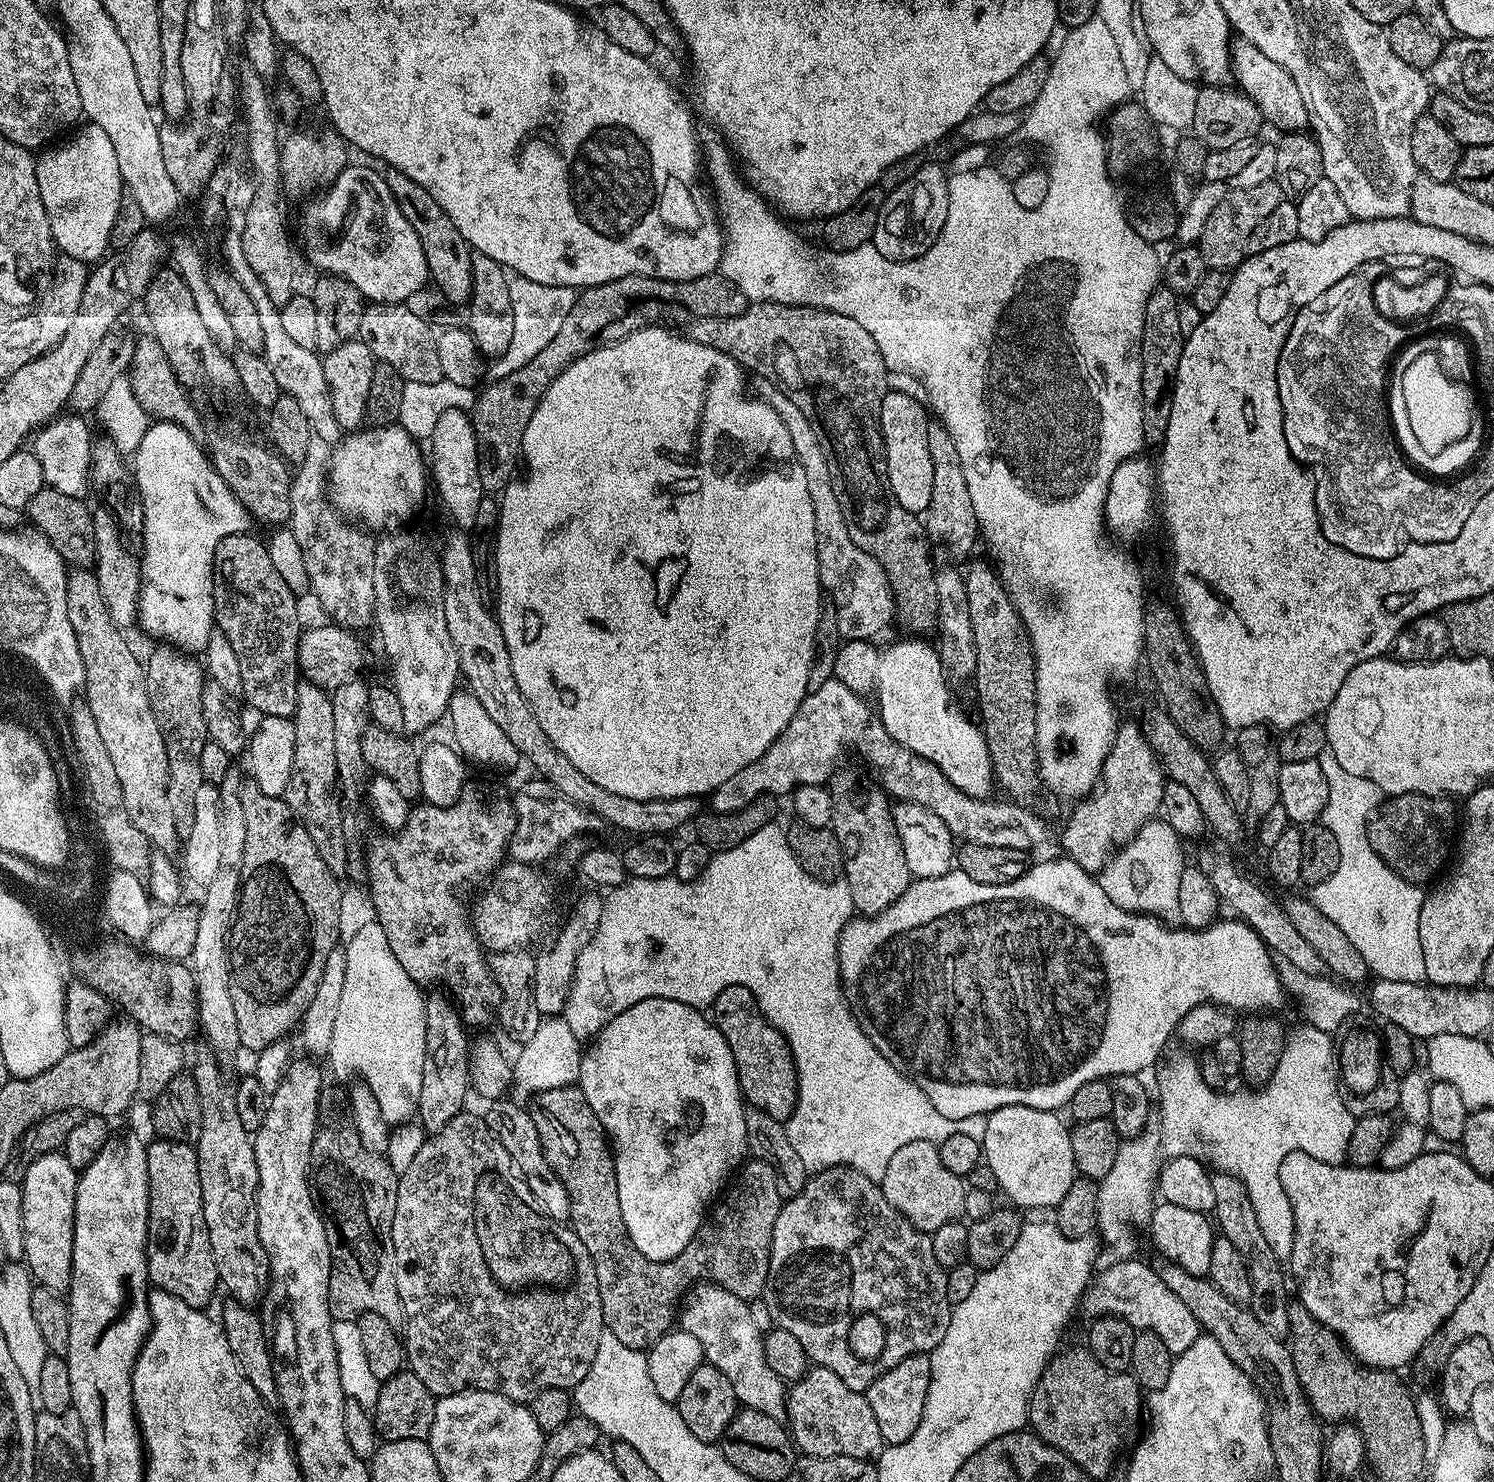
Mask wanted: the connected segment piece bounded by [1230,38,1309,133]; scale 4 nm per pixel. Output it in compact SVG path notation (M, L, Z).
M1239 38L1231 41L1232 49L1232 74L1239 91L1245 96L1249 96L1258 106L1261 117L1268 120L1274 127L1280 128L1281 133L1298 132L1309 127L1308 111L1306 102L1302 102L1302 93L1299 92L1298 86L1294 86L1294 78L1278 66L1278 62L1266 58L1258 46L1254 46L1248 40Z

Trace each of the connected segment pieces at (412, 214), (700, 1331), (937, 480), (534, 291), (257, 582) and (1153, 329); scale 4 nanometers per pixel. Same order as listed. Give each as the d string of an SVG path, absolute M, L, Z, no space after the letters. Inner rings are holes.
M388 168L383 173L386 186L390 186L390 194L394 194L394 202L398 202L398 210L402 210L402 218L414 226L418 234L418 242L422 242L424 253L428 259L428 275L431 283L436 283L436 288L449 300L452 306L464 306L472 299L472 253L466 238L458 234L458 226L446 218L446 210L414 182L414 178L406 178L396 168ZM461 304L461 305L460 305Z
M700 1282L691 1289L690 1299L679 1313L678 1324L683 1331L694 1334L694 1338L702 1342L705 1361L726 1374L730 1386L734 1386L737 1401L743 1407L783 1421L788 1406L786 1382L770 1368L764 1353L764 1336L758 1326L754 1326L748 1306L749 1301L730 1294L730 1290L711 1282Z
M939 420L928 422L926 442L930 442L930 462L934 462L934 490L930 493L930 506L926 513L926 532L933 541L948 547L952 556L968 556L978 540L978 525L974 514L974 502L970 502L970 489L966 487L966 474L962 474L962 462L950 438L950 430Z
M524 276L513 277L509 281L510 302L514 313L514 331L510 342L499 353L499 356L489 363L486 378L489 383L512 374L519 367L530 362L558 334L563 319L570 314L577 298L577 291L564 286L546 286L532 282Z
M248 532L230 534L218 542L212 563L215 627L226 636L238 658L242 700L263 715L291 717L298 698L298 642L302 631L296 613L297 593L286 586L274 566L269 545Z
M1157 286L1146 298L1146 314L1142 326L1142 342L1140 343L1140 361L1142 362L1142 434L1145 445L1159 446L1164 443L1166 426L1170 426L1170 410L1172 409L1172 395L1178 374L1178 362L1182 362L1182 350L1185 338L1182 336L1181 325L1178 322L1181 297L1174 294L1174 290Z

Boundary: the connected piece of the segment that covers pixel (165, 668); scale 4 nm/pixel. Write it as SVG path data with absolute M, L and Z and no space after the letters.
M167 642L155 645L157 648L149 654L144 664L146 674L146 694L150 698L150 710L154 710L154 718L162 730L162 738L166 746L166 758L168 759L168 792L177 801L184 805L176 808L176 829L181 837L187 838L192 833L194 826L194 814L192 813L192 799L198 790L198 786L205 784L202 778L202 761L198 759L202 754L202 746L207 742L208 731L202 714L202 690L206 683L206 668L195 655L182 652L179 648L173 648Z

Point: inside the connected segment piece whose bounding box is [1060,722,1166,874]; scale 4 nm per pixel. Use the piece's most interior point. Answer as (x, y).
(1130, 791)

